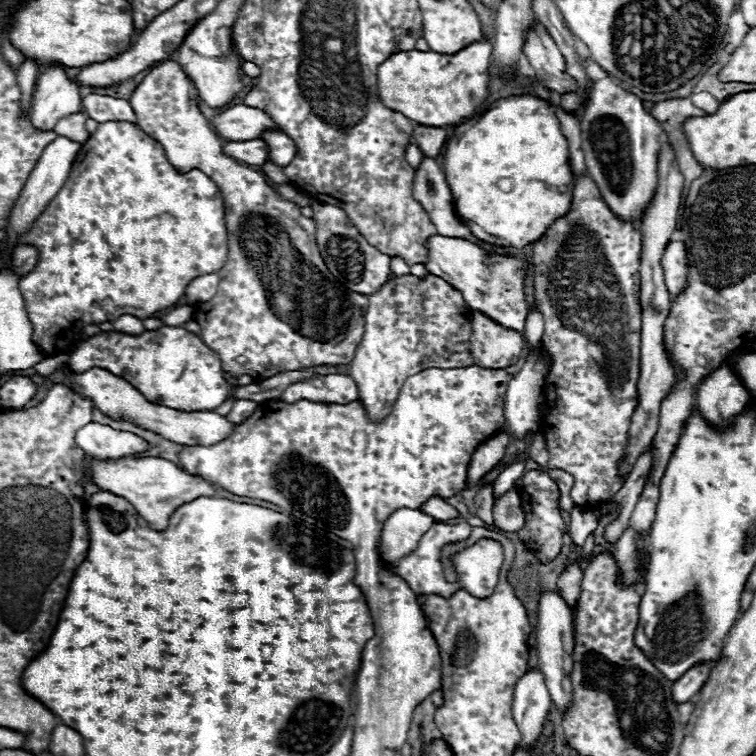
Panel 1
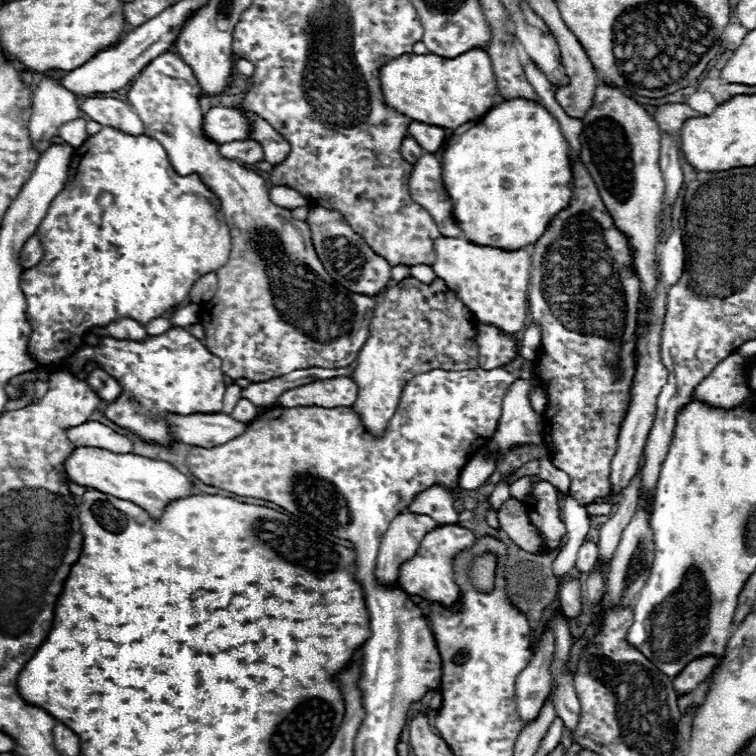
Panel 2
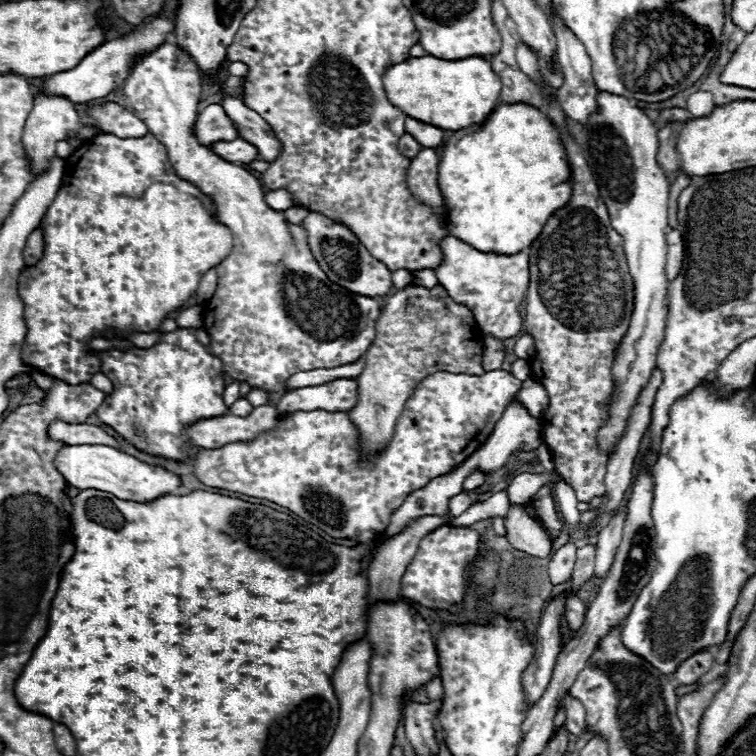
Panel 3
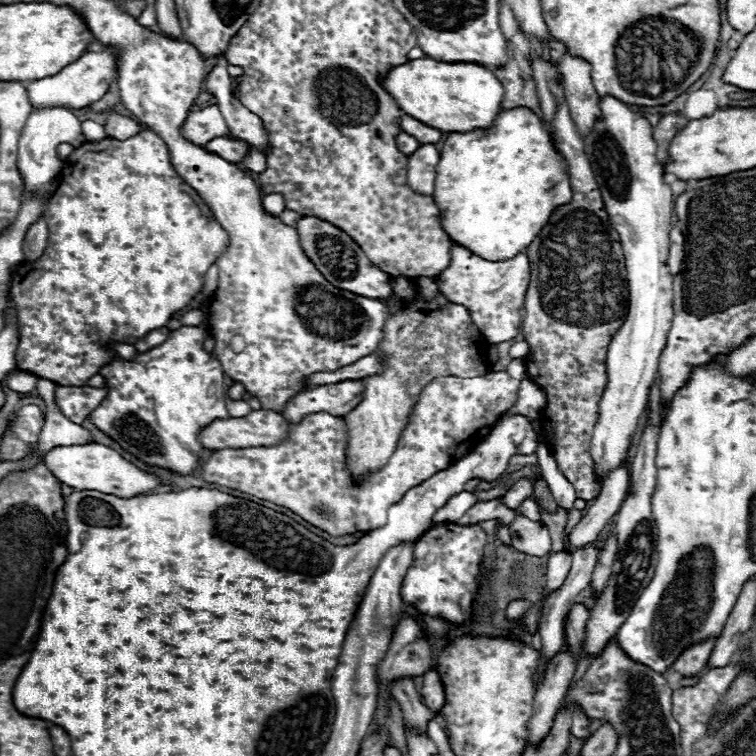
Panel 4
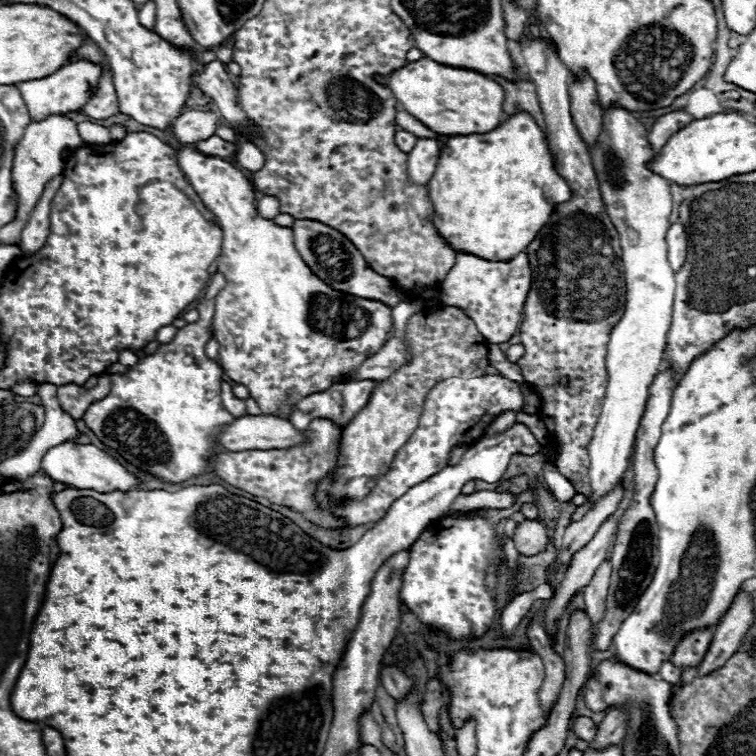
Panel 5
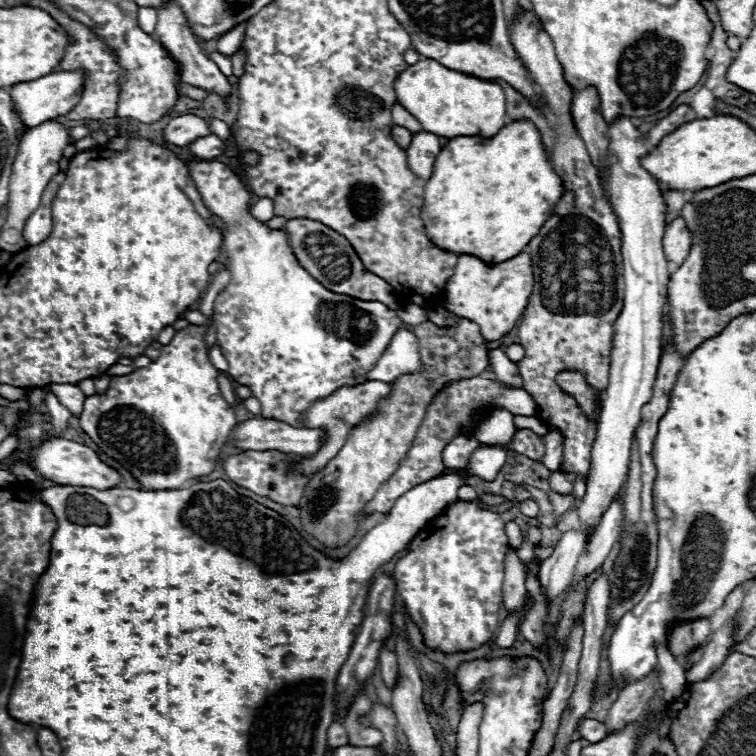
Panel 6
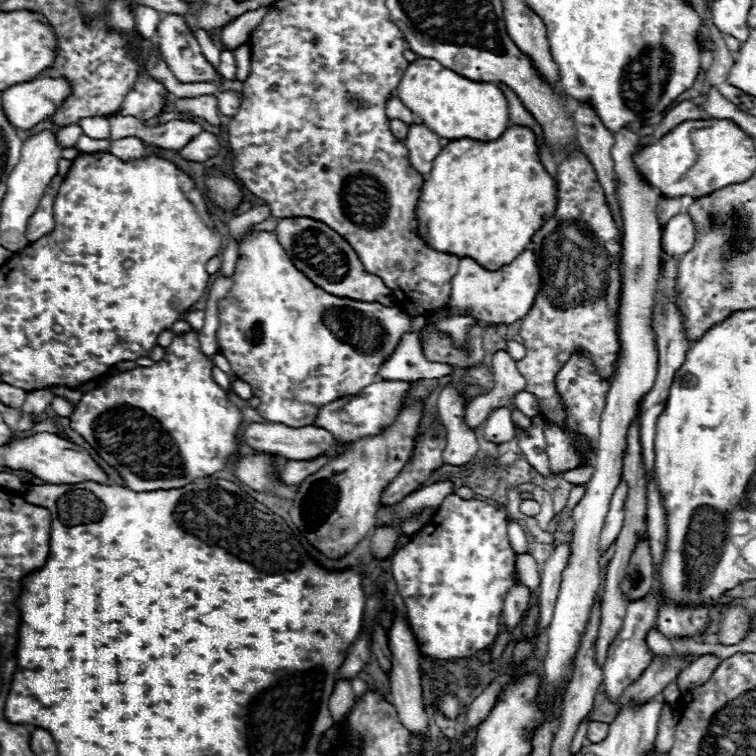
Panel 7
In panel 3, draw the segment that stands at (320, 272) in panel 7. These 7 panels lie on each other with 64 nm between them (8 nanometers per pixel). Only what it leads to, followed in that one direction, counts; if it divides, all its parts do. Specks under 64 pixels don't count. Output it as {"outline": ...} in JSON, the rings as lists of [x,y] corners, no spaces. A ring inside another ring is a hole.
{"outline":[[[310,212],[302,220],[302,226],[308,234],[308,246],[312,250],[312,256],[316,258],[318,266],[324,270],[324,274],[328,274],[328,278],[332,282],[336,282],[338,286],[342,286],[350,292],[356,292],[360,296],[376,298],[376,296],[390,294],[390,290],[392,290],[390,270],[382,262],[372,258],[370,252],[358,242],[358,238],[346,226],[342,226],[322,214],[316,214],[316,212]]]}

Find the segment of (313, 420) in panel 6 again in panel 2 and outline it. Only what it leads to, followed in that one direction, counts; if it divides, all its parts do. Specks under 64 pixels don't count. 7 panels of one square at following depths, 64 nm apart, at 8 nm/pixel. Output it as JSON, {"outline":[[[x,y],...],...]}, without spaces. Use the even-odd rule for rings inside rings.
{"outline":[[[346,376],[318,380],[306,386],[286,390],[278,398],[278,406],[352,406],[356,400],[356,382]]]}

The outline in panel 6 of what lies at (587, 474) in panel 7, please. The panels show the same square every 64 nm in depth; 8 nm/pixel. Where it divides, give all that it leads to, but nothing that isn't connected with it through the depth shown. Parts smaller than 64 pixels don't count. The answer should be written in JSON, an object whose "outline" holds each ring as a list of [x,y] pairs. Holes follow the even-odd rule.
{"outline":[[[578,473],[568,474],[567,477],[573,485],[573,489],[575,491],[573,493],[582,498],[586,491],[586,479]]]}

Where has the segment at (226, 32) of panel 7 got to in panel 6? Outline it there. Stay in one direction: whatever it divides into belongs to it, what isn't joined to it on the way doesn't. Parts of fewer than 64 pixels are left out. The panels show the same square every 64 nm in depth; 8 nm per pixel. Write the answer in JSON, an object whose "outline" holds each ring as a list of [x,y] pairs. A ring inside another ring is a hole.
{"outline":[[[244,20],[244,22],[240,22],[240,26],[228,30],[228,34],[222,34],[222,36],[220,36],[220,46],[218,46],[218,50],[220,50],[222,54],[232,56],[232,54],[242,46],[242,42],[244,42],[244,30],[246,30],[246,26],[248,26],[248,20]]]}

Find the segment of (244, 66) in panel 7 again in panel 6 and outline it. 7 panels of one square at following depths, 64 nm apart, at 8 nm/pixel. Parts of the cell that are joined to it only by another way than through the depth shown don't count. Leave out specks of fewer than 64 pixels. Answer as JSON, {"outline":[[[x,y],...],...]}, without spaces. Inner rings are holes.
{"outline":[[[240,48],[238,52],[232,54],[232,68],[234,68],[236,78],[240,78],[244,74],[244,62],[246,62],[246,54],[244,54],[244,48]]]}

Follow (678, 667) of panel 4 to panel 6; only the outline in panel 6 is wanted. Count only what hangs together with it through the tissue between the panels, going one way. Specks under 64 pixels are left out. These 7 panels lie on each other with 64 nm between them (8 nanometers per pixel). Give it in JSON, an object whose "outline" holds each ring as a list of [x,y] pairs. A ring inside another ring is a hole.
{"outline":[[[696,618],[692,622],[676,622],[668,632],[668,646],[674,656],[686,656],[694,646],[702,646],[710,634],[708,618]]]}

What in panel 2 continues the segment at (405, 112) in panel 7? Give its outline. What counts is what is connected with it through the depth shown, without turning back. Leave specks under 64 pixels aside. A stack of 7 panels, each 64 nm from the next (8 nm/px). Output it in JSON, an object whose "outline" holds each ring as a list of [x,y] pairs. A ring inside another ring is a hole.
{"outline":[[[410,122],[408,126],[408,134],[412,138],[416,138],[416,142],[420,142],[420,146],[426,150],[426,152],[436,152],[442,142],[444,142],[444,128],[440,126],[430,126],[430,124],[422,124],[422,122]]]}

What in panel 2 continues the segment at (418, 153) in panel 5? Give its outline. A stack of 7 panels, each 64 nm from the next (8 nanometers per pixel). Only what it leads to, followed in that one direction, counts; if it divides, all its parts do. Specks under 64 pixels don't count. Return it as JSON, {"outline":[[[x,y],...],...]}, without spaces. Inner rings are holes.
{"outline":[[[424,152],[410,174],[412,200],[424,206],[434,218],[442,236],[462,236],[460,228],[452,218],[452,200],[442,184],[442,168],[434,154]]]}

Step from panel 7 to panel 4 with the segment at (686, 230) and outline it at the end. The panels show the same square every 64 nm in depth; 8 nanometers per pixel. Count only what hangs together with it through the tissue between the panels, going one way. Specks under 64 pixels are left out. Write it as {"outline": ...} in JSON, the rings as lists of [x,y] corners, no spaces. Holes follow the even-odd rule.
{"outline":[[[680,228],[670,230],[670,254],[668,254],[668,268],[672,274],[680,272],[684,260],[684,234]]]}

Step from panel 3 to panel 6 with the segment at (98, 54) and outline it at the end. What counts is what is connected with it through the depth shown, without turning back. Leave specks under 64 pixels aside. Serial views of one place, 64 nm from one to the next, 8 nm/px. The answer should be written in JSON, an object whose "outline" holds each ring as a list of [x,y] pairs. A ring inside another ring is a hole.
{"outline":[[[52,72],[32,82],[20,82],[10,88],[12,102],[16,106],[16,112],[20,114],[20,122],[24,122],[26,128],[38,126],[40,122],[46,122],[48,118],[58,118],[74,108],[74,104],[80,100],[80,86],[82,86],[82,72]]]}

